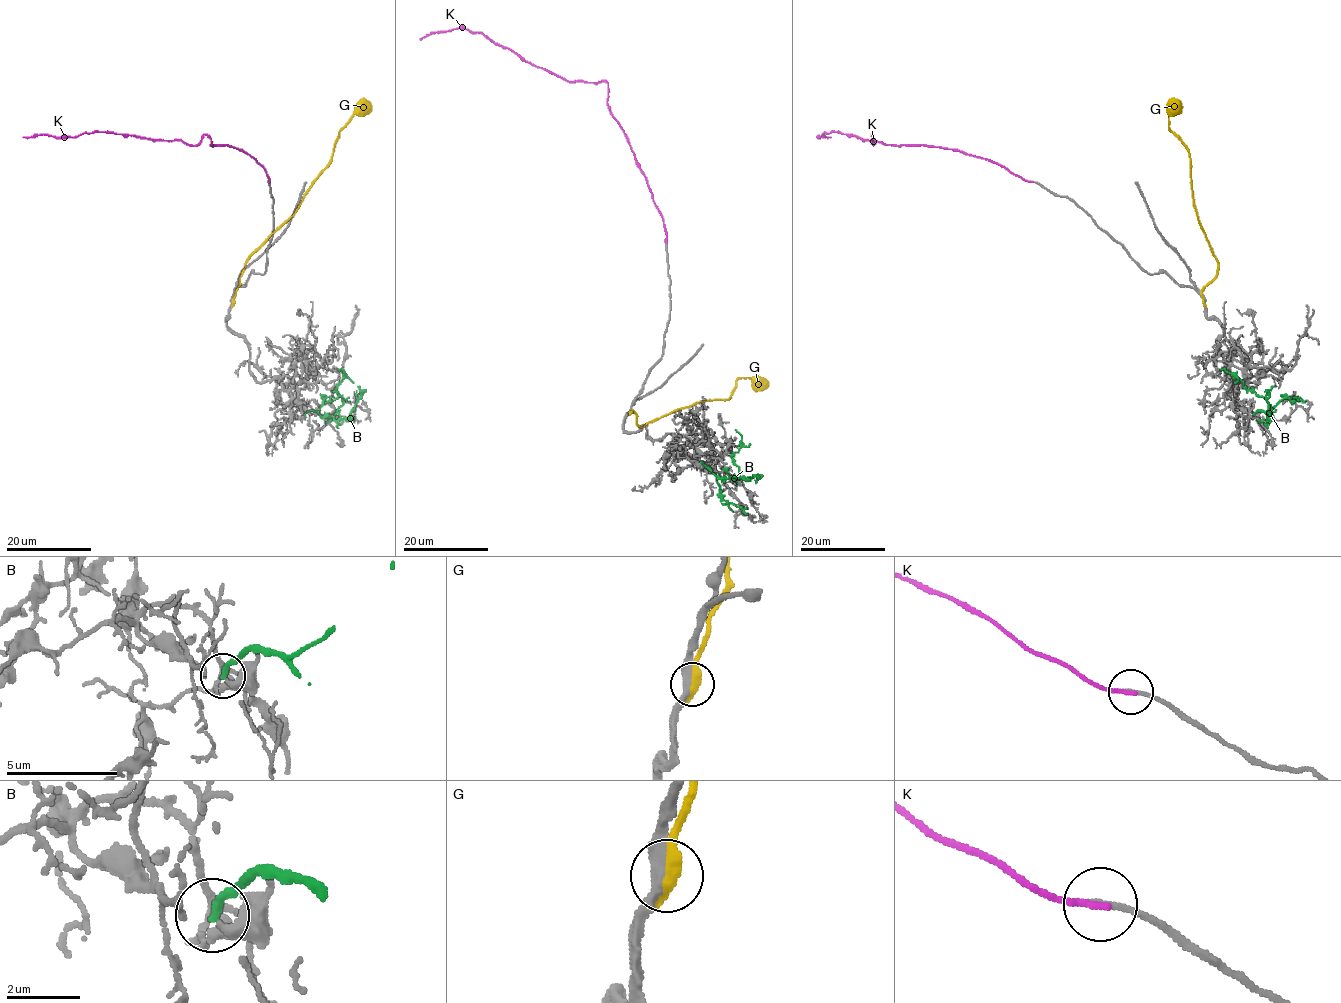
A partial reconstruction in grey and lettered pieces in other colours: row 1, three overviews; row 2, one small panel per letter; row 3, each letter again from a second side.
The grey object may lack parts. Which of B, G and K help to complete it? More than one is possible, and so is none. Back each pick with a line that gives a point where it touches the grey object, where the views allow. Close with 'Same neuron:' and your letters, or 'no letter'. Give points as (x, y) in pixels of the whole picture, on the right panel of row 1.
Same neuron: no letter

